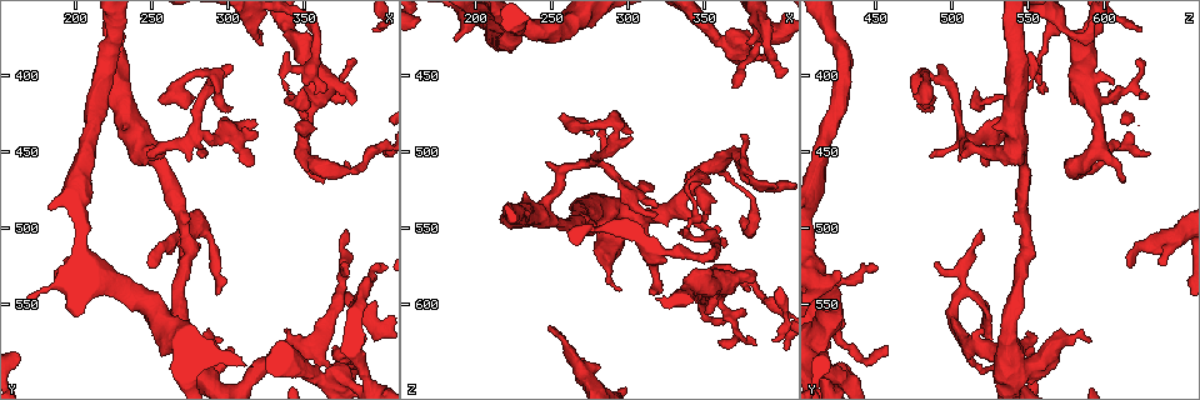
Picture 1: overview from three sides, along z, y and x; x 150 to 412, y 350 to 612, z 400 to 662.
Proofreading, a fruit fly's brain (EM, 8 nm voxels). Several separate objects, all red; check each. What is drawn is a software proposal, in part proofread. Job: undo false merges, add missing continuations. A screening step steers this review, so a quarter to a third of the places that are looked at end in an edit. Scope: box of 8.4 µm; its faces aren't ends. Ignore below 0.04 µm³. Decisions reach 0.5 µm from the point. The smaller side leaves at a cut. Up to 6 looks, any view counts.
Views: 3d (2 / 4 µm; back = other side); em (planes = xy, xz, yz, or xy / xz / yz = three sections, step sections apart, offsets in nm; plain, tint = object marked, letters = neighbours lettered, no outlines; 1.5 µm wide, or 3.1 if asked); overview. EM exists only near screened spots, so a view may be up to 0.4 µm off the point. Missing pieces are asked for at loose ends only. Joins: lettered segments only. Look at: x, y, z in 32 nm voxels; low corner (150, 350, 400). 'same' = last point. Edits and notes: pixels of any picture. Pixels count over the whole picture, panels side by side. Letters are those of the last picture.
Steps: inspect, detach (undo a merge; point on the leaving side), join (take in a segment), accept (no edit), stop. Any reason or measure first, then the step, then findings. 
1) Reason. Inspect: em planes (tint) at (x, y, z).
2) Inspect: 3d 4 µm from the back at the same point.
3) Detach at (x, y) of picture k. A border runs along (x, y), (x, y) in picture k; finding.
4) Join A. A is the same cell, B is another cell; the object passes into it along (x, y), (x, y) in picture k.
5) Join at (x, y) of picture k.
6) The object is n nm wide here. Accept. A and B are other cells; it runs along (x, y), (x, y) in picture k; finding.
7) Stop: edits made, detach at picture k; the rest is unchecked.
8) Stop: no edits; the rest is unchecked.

Thin end. Inspect: 3d 2 µm at (368, 576, 458).

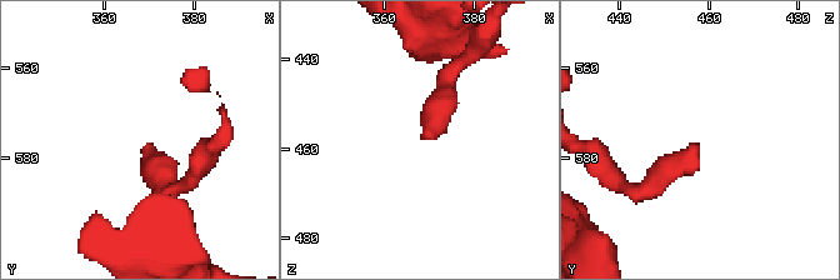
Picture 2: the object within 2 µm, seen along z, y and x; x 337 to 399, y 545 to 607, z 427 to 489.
Now the EM. Inspect: em yz step 4 (tint) at (370, 577, 458).

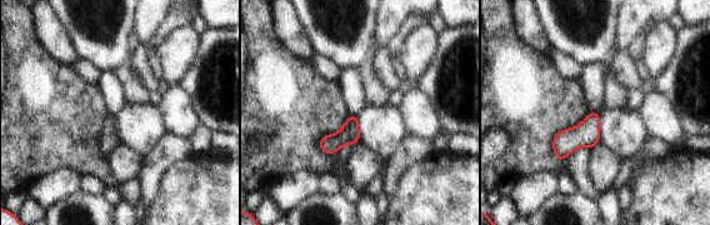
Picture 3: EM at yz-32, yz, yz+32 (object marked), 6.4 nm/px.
Cut it another way. Inspect: em planes (letters) at the same point.

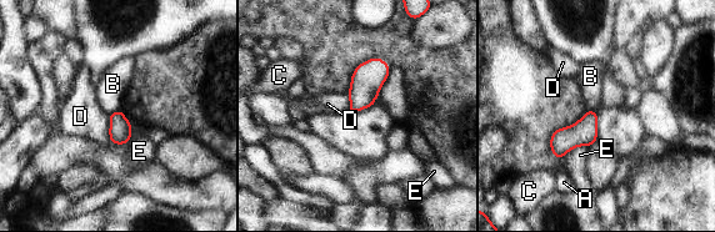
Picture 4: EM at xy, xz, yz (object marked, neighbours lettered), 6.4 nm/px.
Accept. A, B, C, D and E are other cells; a border runs along (119, 109), (109, 116) in picture 4; none of them fits.

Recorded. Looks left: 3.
Free end. Inspect: 3d 4 µm at (304, 422, 486).

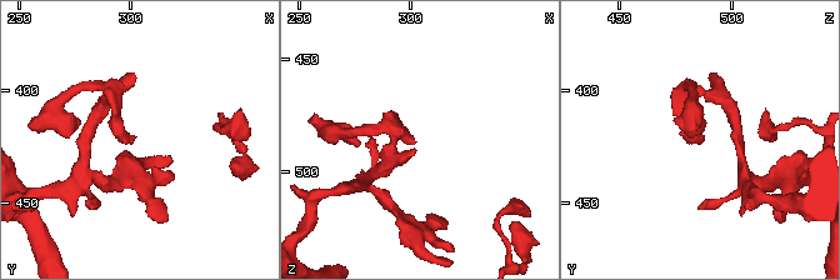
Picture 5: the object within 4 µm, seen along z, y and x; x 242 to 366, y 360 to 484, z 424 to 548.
Inspect: em planes (letters) at (303, 422, 488).

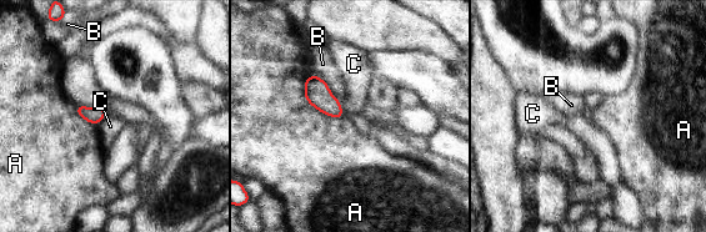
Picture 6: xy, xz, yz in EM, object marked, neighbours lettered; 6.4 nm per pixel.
Accept. A, B and C are other cells; none of them fits.

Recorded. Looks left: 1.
Free end. Inspect: em planes (letters) at (350, 404, 606).

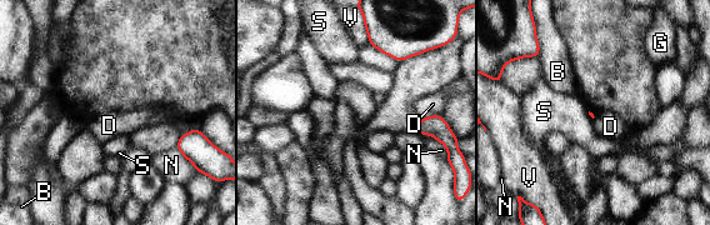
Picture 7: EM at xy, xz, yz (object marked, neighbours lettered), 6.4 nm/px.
The longest contact is with D, 150 nm. Accept. B, D, G, N, S and V are other cells; no lettered segment goes on from it.

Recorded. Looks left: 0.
Stop: no edits; the rest is unchecked.

